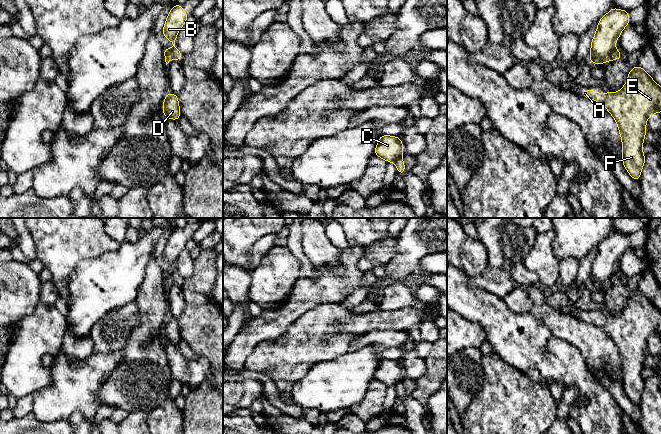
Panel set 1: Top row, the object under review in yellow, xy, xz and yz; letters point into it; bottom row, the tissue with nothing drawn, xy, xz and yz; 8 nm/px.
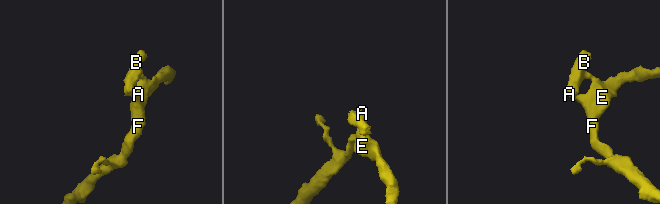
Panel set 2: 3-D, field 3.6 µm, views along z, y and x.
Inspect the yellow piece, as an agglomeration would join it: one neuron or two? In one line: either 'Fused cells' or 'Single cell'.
Fused cells

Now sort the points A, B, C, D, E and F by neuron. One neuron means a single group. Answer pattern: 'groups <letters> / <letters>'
groups A D E F / B C

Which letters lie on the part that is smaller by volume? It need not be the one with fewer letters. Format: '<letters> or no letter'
B, C

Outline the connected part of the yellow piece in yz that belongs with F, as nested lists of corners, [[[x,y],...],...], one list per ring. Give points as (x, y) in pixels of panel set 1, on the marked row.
[[[634,66],[627,81],[617,92],[598,94],[596,90],[582,90],[582,97],[602,104],[618,124],[622,139],[622,162],[635,180],[640,181],[645,164],[642,152],[649,116],[661,112],[661,87],[640,66]]]

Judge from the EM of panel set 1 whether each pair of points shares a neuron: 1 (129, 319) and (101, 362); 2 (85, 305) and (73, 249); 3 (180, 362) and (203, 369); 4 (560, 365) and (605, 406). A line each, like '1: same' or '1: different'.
1: different
2: different
3: same
4: same

